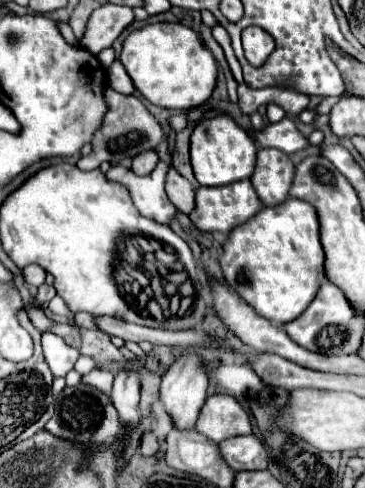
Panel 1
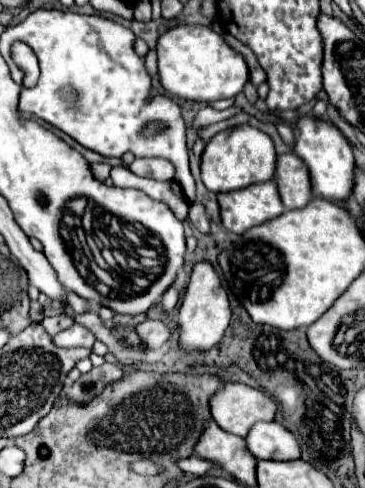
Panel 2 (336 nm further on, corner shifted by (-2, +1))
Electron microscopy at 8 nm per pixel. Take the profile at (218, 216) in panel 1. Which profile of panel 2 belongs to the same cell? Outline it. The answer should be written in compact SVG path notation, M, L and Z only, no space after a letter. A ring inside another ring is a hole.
M273 180L233 192L219 192L217 202L221 208L221 224L233 234L243 234L285 212Z

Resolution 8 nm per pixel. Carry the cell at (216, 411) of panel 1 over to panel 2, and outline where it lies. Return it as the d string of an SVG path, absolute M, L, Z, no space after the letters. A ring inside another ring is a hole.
M227 384L217 390L211 400L211 416L225 430L245 438L249 428L259 422L271 422L275 418L275 402L257 388L245 384Z

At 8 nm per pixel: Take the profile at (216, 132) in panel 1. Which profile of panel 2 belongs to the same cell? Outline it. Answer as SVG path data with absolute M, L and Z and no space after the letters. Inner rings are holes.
M237 126L215 134L203 150L201 156L201 180L211 192L231 192L237 188L247 188L255 182L271 180L275 174L275 148L271 138L253 128Z

